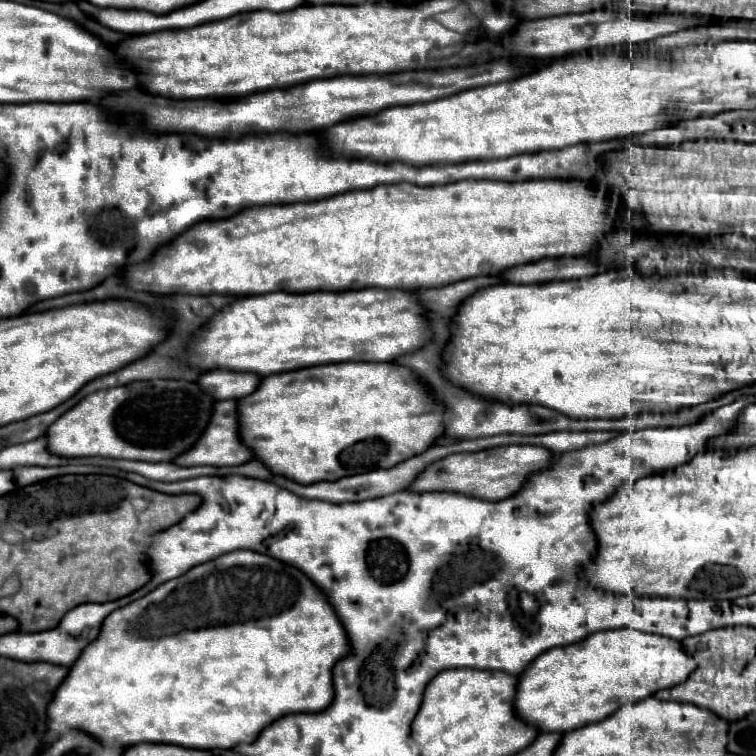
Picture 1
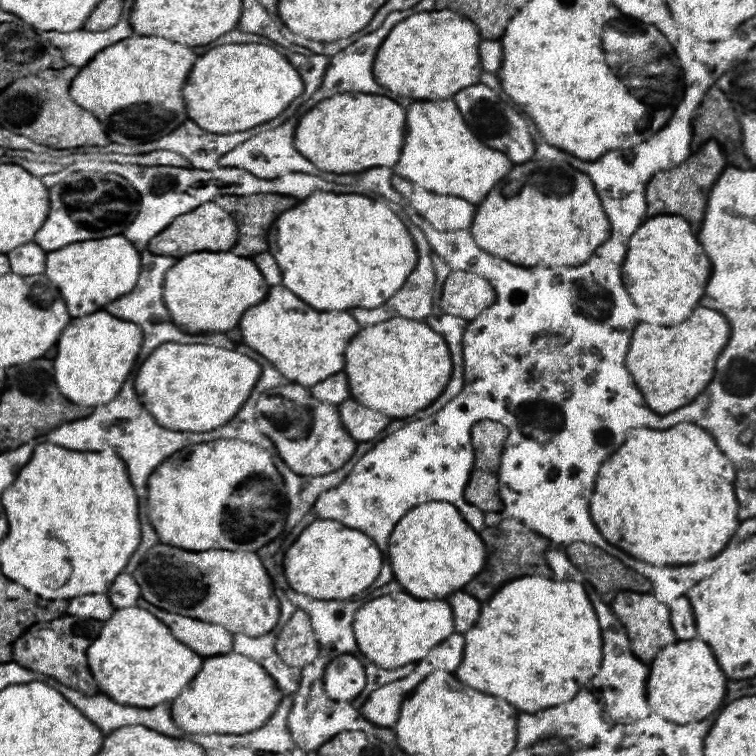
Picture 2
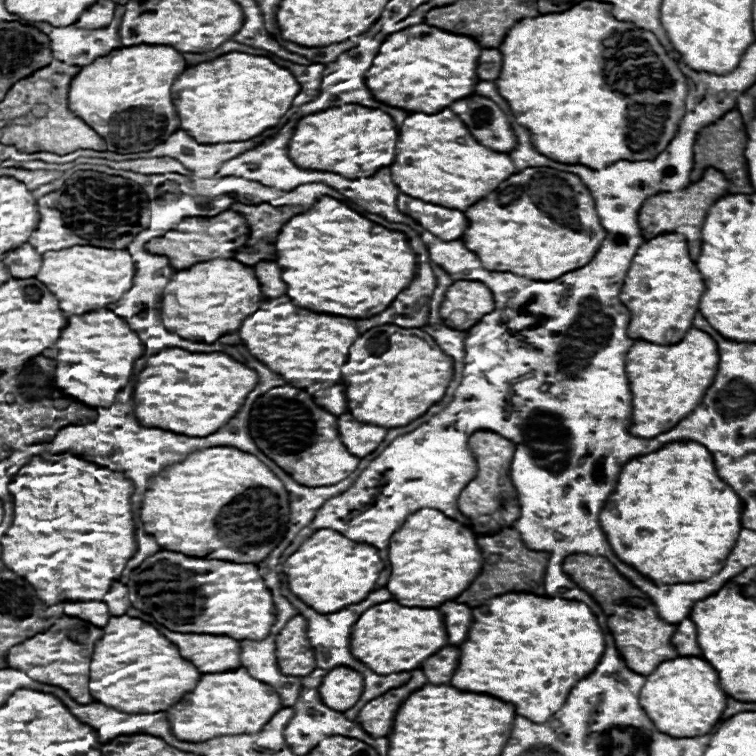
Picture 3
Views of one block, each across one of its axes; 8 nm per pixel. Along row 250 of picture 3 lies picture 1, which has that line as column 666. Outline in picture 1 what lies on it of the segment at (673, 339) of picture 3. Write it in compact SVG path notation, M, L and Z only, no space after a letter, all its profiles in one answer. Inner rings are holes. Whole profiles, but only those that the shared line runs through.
M634 628L604 630L584 638L582 642L552 648L540 654L518 680L518 688L514 694L514 708L524 722L538 726L542 732L570 732L586 724L604 720L606 716L616 712L616 708L620 708L622 704L640 702L656 694L658 690L682 684L682 680L688 678L694 668L696 660L684 650L682 642L678 640L638 632Z

